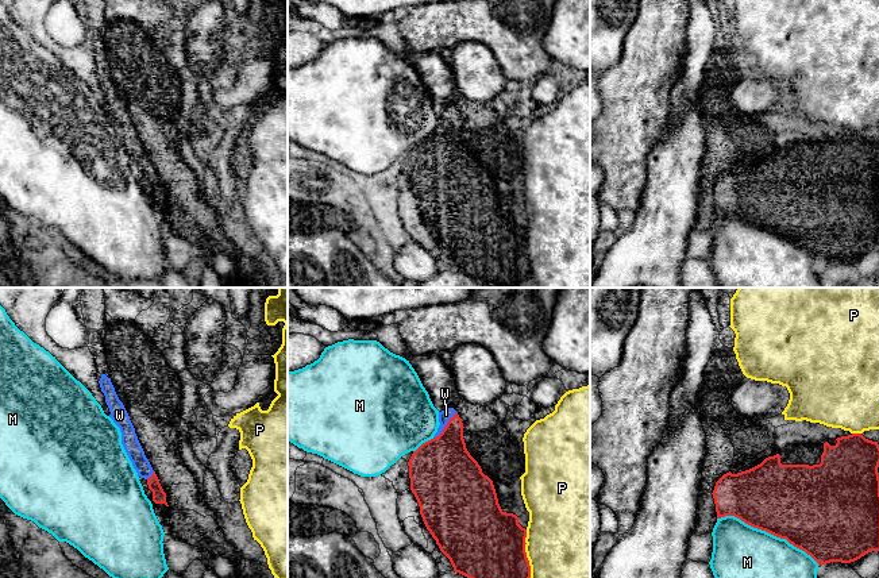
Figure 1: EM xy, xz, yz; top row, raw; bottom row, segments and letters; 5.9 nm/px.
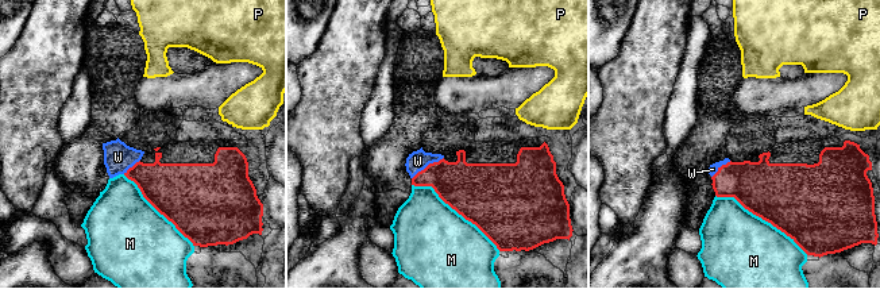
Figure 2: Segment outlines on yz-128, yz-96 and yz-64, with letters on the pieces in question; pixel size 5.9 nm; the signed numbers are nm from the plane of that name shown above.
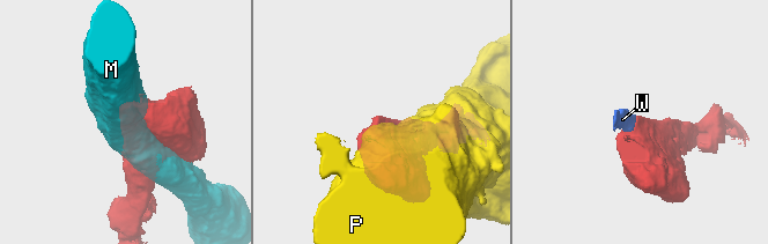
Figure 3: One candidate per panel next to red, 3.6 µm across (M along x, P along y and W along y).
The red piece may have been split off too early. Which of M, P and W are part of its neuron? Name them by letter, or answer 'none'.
W

